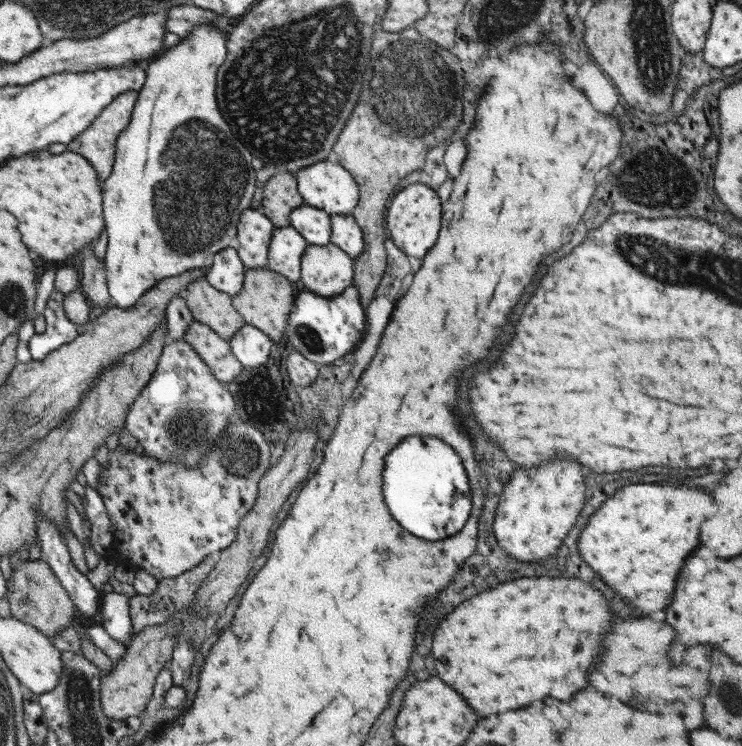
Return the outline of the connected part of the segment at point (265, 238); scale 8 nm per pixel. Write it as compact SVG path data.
M246 209L236 224L236 236L239 246L236 252L248 269L268 267L268 246L276 226L263 213L255 209Z

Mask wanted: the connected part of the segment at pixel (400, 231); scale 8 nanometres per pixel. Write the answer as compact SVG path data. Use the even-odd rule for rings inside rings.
M414 183L399 191L392 198L388 213L385 214L385 222L394 244L407 256L422 259L438 240L442 224L441 216L442 200L438 193L428 185Z

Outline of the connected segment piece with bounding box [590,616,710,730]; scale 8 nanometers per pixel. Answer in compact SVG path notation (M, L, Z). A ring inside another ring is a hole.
M648 616L618 620L604 638L602 644L606 644L606 650L600 652L598 666L594 674L590 674L594 688L604 694L612 692L620 702L642 712L652 712L652 708L660 708L660 704L682 704L682 726L686 730L704 726L704 698L708 698L710 672L670 662L668 650L676 641L676 632L668 622L653 622Z

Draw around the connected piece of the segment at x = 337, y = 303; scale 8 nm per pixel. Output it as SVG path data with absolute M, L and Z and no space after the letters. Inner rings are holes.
M353 284L338 296L322 298L298 286L294 300L285 333L294 350L320 366L334 364L338 360L349 362L367 332L367 316L358 287Z

